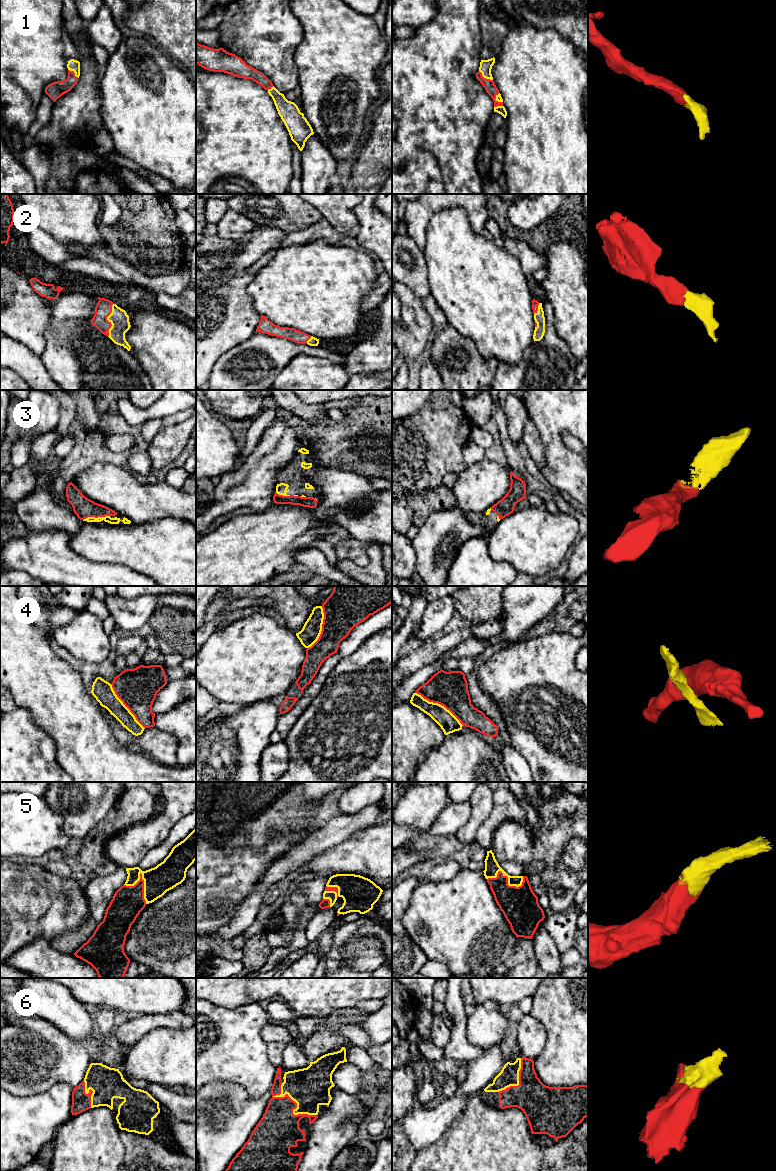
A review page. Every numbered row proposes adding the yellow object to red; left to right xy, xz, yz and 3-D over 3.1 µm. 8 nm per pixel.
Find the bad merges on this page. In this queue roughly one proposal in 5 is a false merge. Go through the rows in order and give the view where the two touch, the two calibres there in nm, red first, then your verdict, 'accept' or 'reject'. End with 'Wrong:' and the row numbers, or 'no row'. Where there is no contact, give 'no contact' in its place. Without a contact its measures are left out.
1: meets red in yz; 90 nm thick on the red side, 100 nm on the other; accept
2: meets red in xy; 140 nm thick on the red side, 150 nm on the other; accept
3: meets red in xy; 160 nm thick on the red side, 50 nm on the other; accept
4: meets red in yz; 280 nm thick on the red side, 150 nm on the other; reject
5: meets red in yz; 300 nm thick on the red side, 120 nm on the other; accept
6: meets red in xz; 340 nm thick on the red side, 320 nm on the other; accept
Wrong: 4

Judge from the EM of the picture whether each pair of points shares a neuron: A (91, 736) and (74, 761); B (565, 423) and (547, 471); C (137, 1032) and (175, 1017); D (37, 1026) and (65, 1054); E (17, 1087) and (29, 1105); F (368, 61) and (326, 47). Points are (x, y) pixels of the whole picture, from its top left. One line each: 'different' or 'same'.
A: same
B: same
C: same
D: same
E: different
F: same

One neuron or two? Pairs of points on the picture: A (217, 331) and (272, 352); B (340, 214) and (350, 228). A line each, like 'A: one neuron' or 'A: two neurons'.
A: two neurons
B: one neuron

